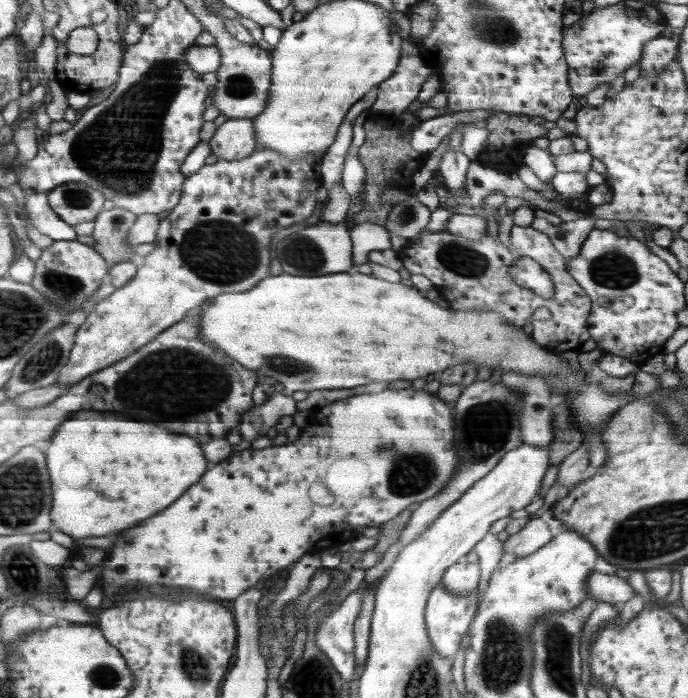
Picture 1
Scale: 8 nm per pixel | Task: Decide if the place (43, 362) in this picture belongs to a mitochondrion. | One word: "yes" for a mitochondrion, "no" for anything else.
yes

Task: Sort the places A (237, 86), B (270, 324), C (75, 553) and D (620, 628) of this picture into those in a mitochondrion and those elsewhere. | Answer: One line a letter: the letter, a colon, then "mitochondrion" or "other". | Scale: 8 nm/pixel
A: mitochondrion
B: other
C: other
D: other

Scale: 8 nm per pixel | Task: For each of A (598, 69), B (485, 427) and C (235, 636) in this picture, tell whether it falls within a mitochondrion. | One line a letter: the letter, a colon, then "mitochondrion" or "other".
A: other
B: mitochondrion
C: other

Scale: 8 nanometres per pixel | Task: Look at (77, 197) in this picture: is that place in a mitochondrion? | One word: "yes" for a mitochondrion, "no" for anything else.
yes

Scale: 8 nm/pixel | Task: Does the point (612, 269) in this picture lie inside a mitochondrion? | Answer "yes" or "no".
yes

